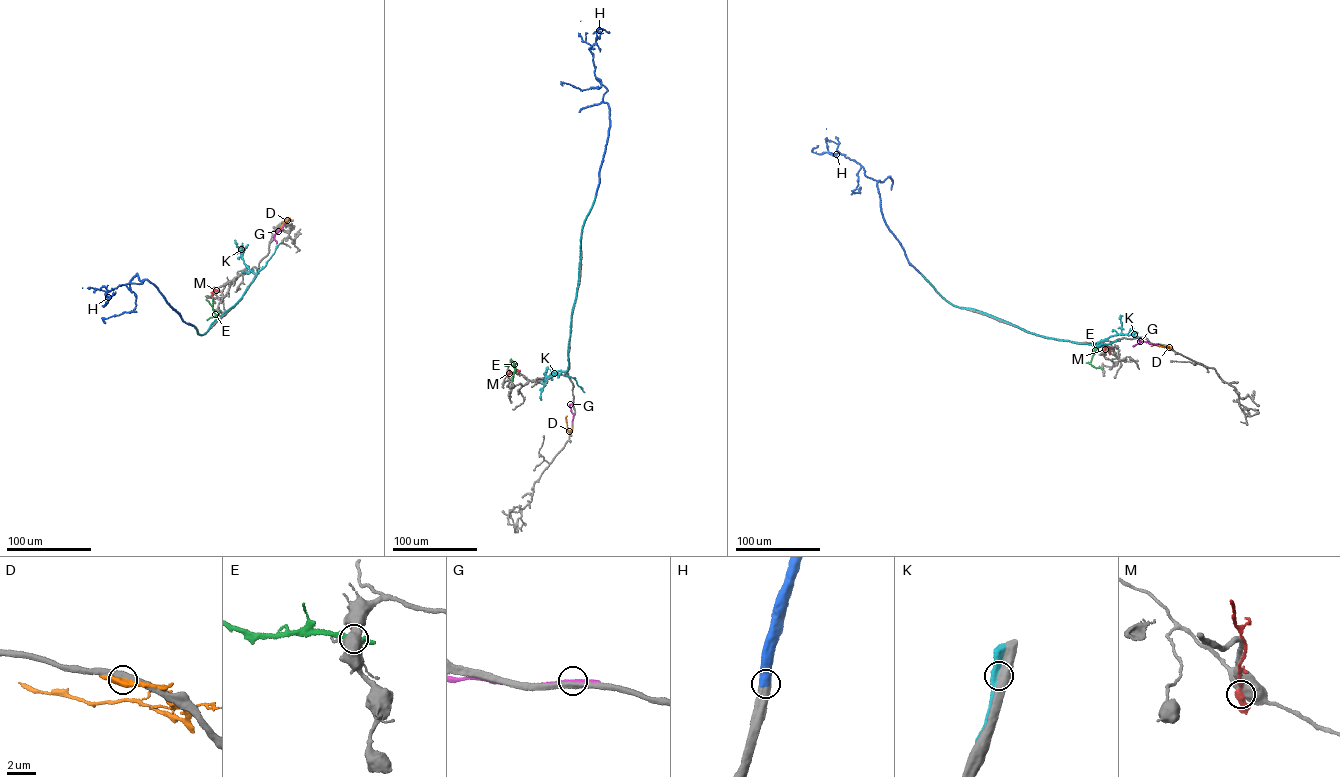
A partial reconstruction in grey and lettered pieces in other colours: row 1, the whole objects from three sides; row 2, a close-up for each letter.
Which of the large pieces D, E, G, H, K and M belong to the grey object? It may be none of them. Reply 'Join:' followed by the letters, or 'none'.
Join: H

